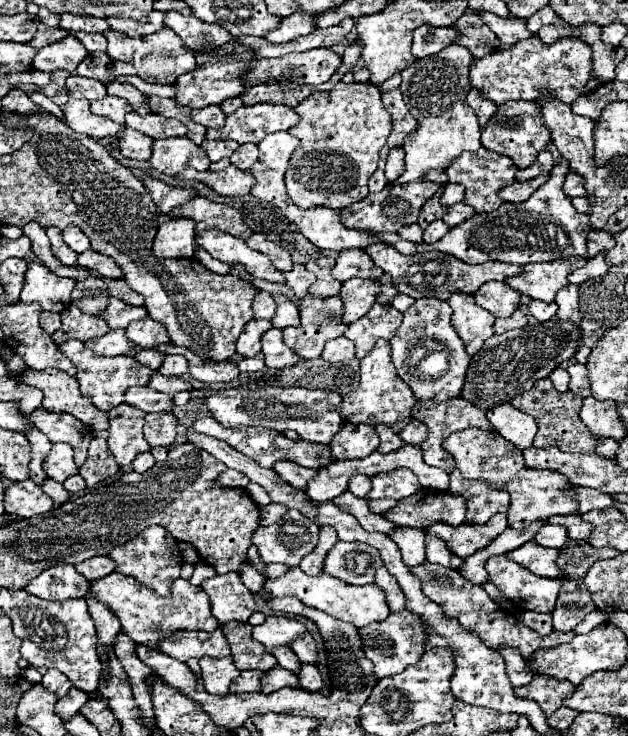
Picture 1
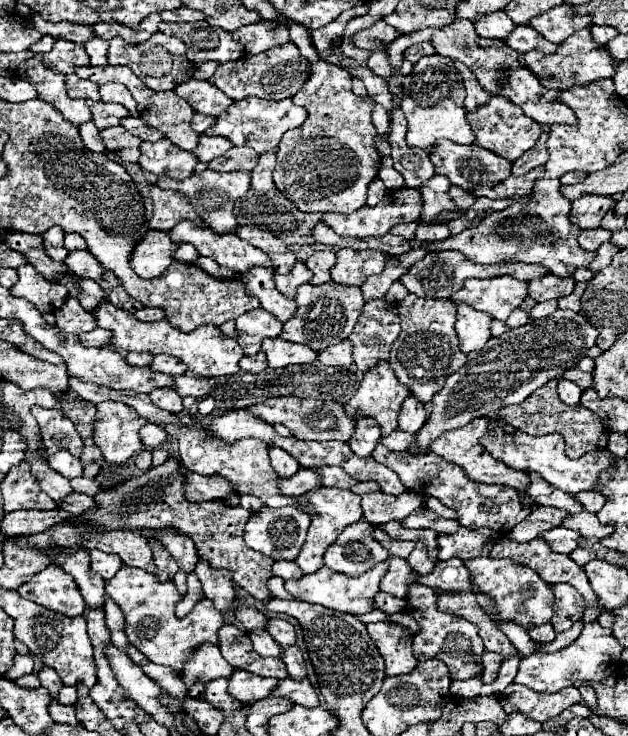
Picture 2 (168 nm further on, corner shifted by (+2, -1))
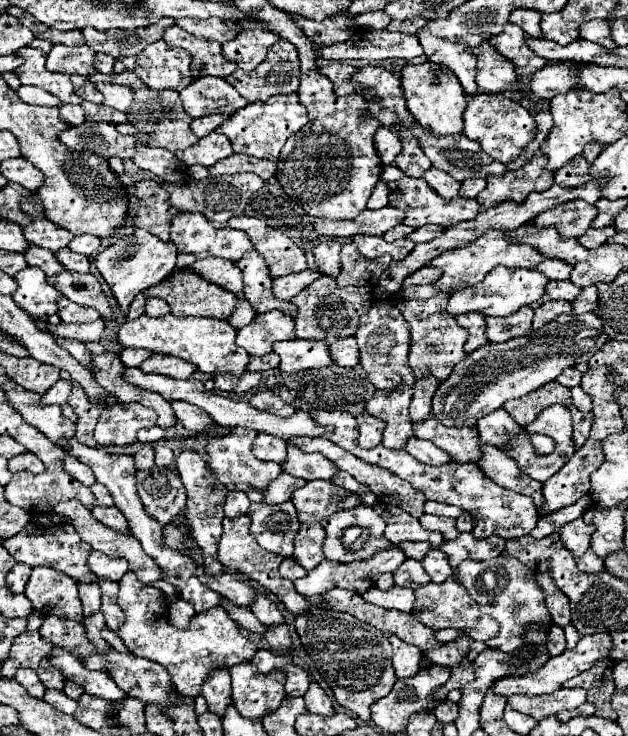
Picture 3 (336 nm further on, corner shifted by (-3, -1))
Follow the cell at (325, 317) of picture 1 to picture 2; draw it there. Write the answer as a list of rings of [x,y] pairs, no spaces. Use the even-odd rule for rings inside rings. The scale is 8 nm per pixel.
[[[333,281],[323,283],[323,285],[311,285],[311,283],[301,285],[297,289],[295,301],[297,301],[297,311],[285,323],[281,337],[287,341],[293,341],[293,343],[309,345],[317,353],[327,349],[329,345],[337,345],[339,341],[347,339],[365,305],[365,299],[363,299],[359,287],[335,285]]]

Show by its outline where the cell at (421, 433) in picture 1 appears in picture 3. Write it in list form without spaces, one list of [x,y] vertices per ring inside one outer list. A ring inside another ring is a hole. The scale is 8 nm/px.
[[[424,377],[424,379],[418,379],[414,383],[414,395],[412,395],[412,403],[410,403],[410,419],[412,423],[420,423],[424,421],[424,417],[428,417],[432,411],[432,397],[434,397],[434,391],[438,387],[440,381],[436,381],[434,377]]]

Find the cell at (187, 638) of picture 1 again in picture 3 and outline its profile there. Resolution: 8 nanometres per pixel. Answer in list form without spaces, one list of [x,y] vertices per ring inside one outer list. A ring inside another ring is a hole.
[[[212,669],[208,681],[202,685],[202,697],[208,703],[208,711],[224,715],[230,695],[230,669]]]

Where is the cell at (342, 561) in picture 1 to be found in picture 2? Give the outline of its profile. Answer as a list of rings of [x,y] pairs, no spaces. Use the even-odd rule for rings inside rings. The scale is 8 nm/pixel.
[[[361,517],[357,523],[345,527],[341,531],[349,533],[349,541],[345,545],[339,545],[337,541],[331,543],[325,551],[325,565],[329,569],[335,569],[339,573],[347,573],[351,577],[357,577],[359,573],[365,573],[371,569],[371,565],[385,561],[389,557],[387,549],[381,547],[381,543],[373,537],[373,525]],[[355,533],[365,533],[363,537],[355,539]]]

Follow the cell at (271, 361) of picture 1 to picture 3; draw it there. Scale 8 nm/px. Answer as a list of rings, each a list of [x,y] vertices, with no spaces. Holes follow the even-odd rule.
[[[306,339],[276,341],[274,351],[280,355],[280,369],[286,373],[332,365],[328,345],[320,341],[306,341]]]

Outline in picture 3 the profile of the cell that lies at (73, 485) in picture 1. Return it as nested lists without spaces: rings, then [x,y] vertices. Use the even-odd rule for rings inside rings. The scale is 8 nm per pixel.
[[[94,483],[94,485],[90,487],[90,491],[94,493],[94,497],[96,497],[96,503],[98,503],[98,505],[114,505],[114,501],[112,501],[112,495],[108,493],[108,489],[106,489],[104,485],[100,485],[100,483]]]

